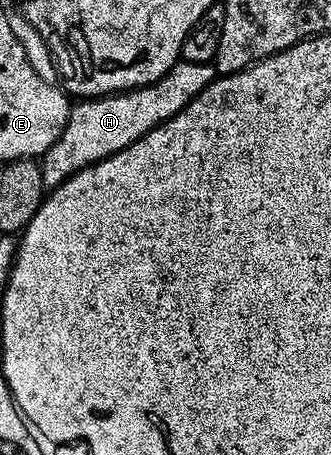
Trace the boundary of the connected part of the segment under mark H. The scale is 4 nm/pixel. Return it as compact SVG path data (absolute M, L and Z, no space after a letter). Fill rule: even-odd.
M180 59L154 84L133 88L129 92L114 92L111 96L78 99L69 109L67 126L63 126L59 138L40 157L41 177L46 189L57 188L88 164L97 164L111 158L111 154L119 154L119 150L127 150L131 142L143 138L143 134L179 114L179 110L188 106L218 75L212 63Z

